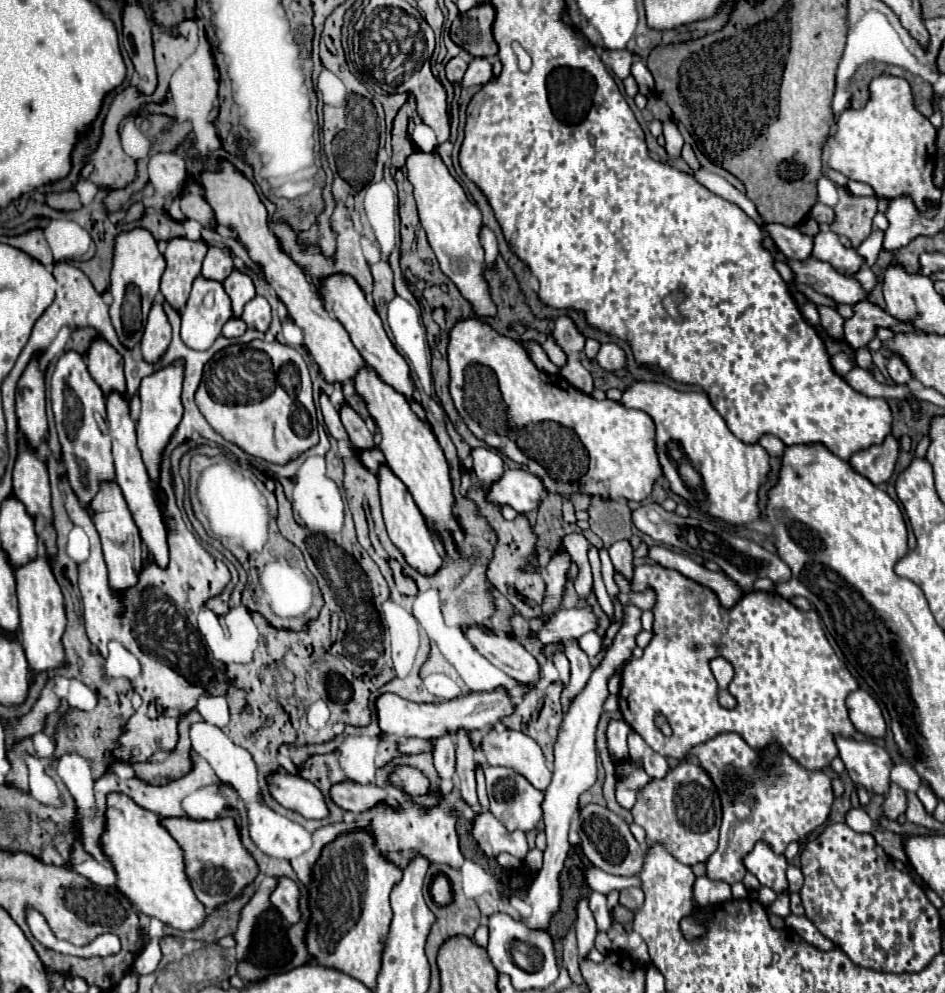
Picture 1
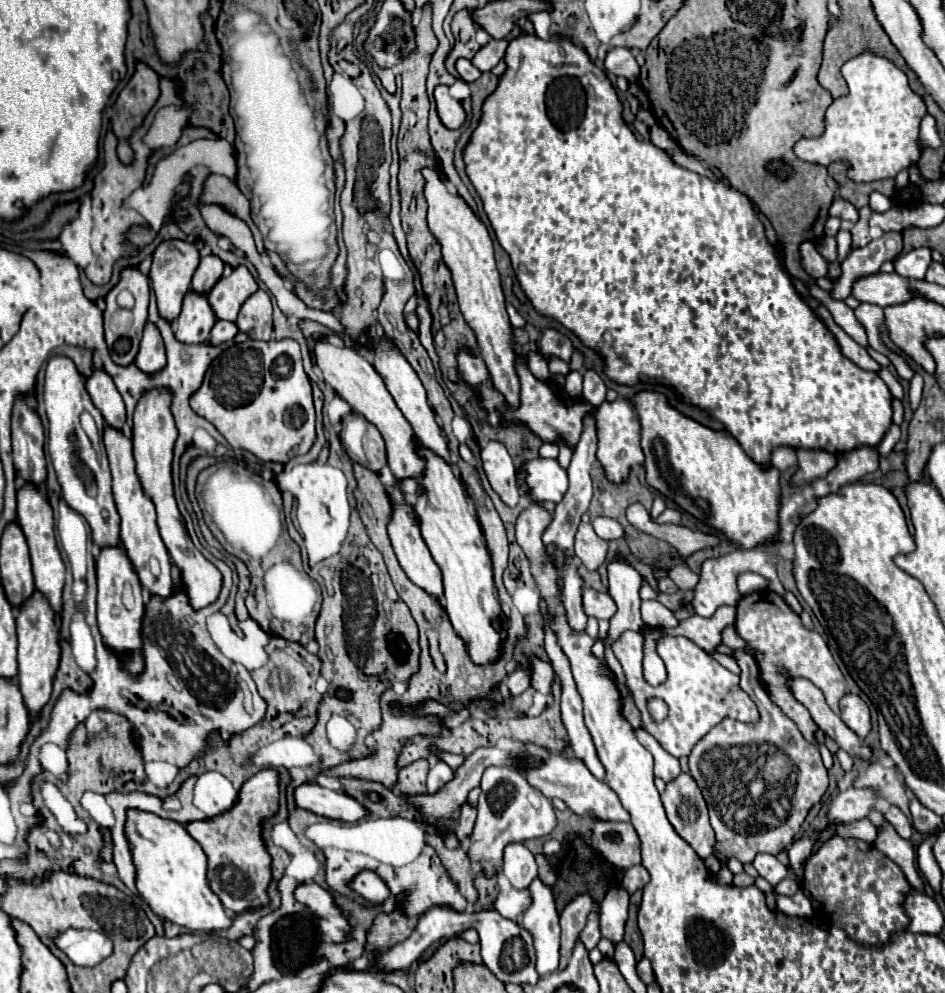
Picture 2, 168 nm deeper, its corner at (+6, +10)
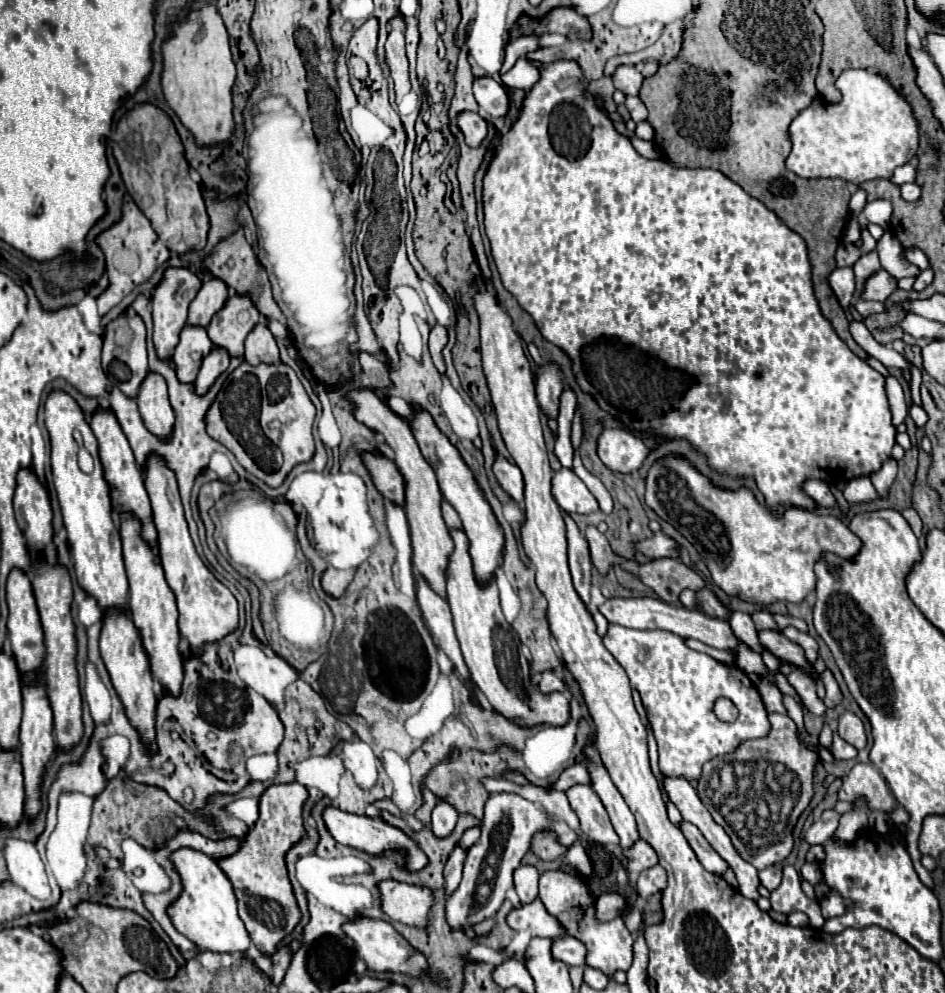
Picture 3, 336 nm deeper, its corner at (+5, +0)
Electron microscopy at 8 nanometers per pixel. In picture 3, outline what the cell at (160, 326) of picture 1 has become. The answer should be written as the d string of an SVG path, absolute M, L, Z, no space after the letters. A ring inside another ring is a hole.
M160 374L146 376L136 402L144 426L160 440L170 440L174 430L174 412L168 402L166 382Z

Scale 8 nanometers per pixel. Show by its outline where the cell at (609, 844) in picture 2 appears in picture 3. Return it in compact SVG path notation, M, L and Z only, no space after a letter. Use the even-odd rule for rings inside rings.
M638 840L638 846L634 846L634 862L626 862L628 872L642 872L658 864L658 856L654 848L646 840Z

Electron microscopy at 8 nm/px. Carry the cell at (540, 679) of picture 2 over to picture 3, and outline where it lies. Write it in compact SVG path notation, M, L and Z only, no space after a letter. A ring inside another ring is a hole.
M452 530L452 538L456 544L454 550L454 562L450 562L450 582L448 582L448 602L452 608L454 616L454 628L460 640L460 648L466 660L466 666L472 674L472 680L478 684L478 688L484 692L486 700L492 704L496 712L500 712L504 718L514 722L516 726L522 728L532 728L540 724L550 724L550 726L564 726L570 720L570 700L564 694L552 692L552 694L542 694L538 686L532 684L530 680L530 664L528 660L520 654L520 646L514 638L512 626L506 622L502 610L500 610L500 600L498 600L498 588L490 586L490 590L478 590L474 586L474 572L470 570L470 554L468 554L468 542L466 534L462 530Z

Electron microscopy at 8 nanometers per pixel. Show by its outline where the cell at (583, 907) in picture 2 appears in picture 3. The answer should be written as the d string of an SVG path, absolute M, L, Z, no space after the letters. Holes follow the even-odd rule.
M606 892L598 898L596 914L598 914L598 918L602 918L602 922L608 922L608 920L620 916L624 908L626 908L626 898L622 894Z

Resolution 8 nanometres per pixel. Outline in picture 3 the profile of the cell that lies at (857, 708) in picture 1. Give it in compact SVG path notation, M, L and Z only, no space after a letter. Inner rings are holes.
M844 712L838 718L838 736L842 740L846 740L848 744L852 744L856 750L862 750L866 746L866 734L864 734L864 724L862 720L852 714L852 712Z

